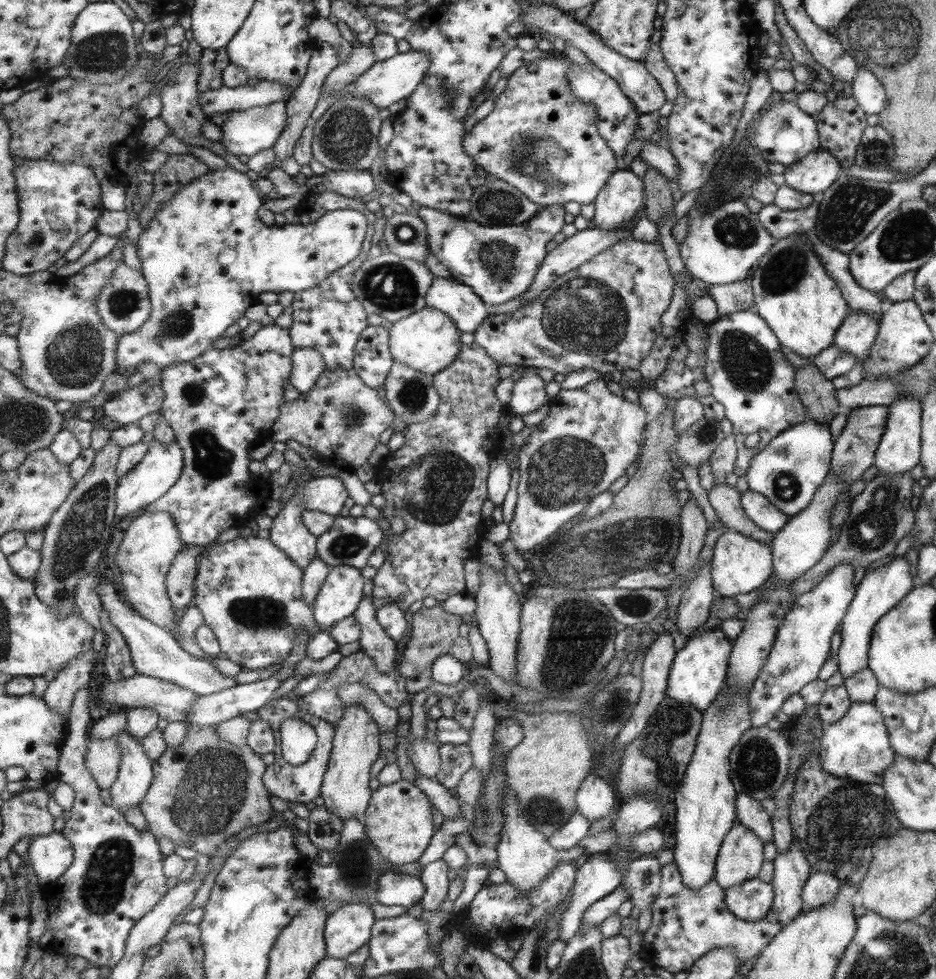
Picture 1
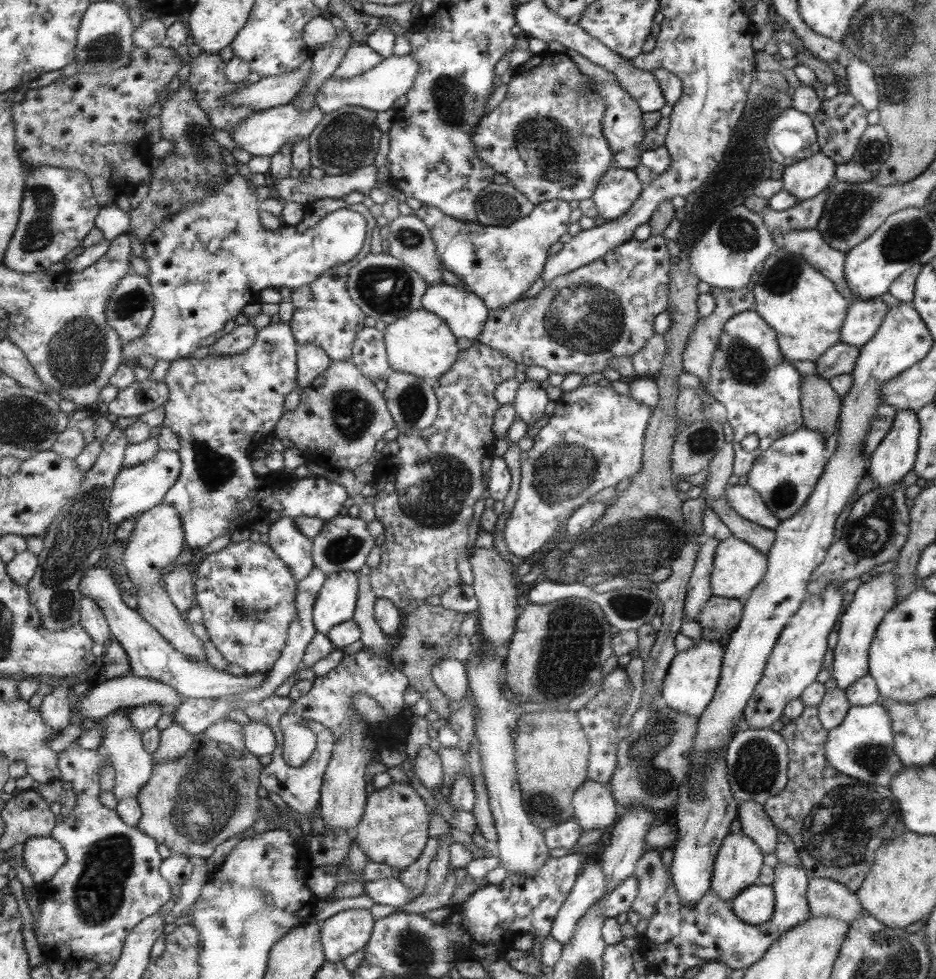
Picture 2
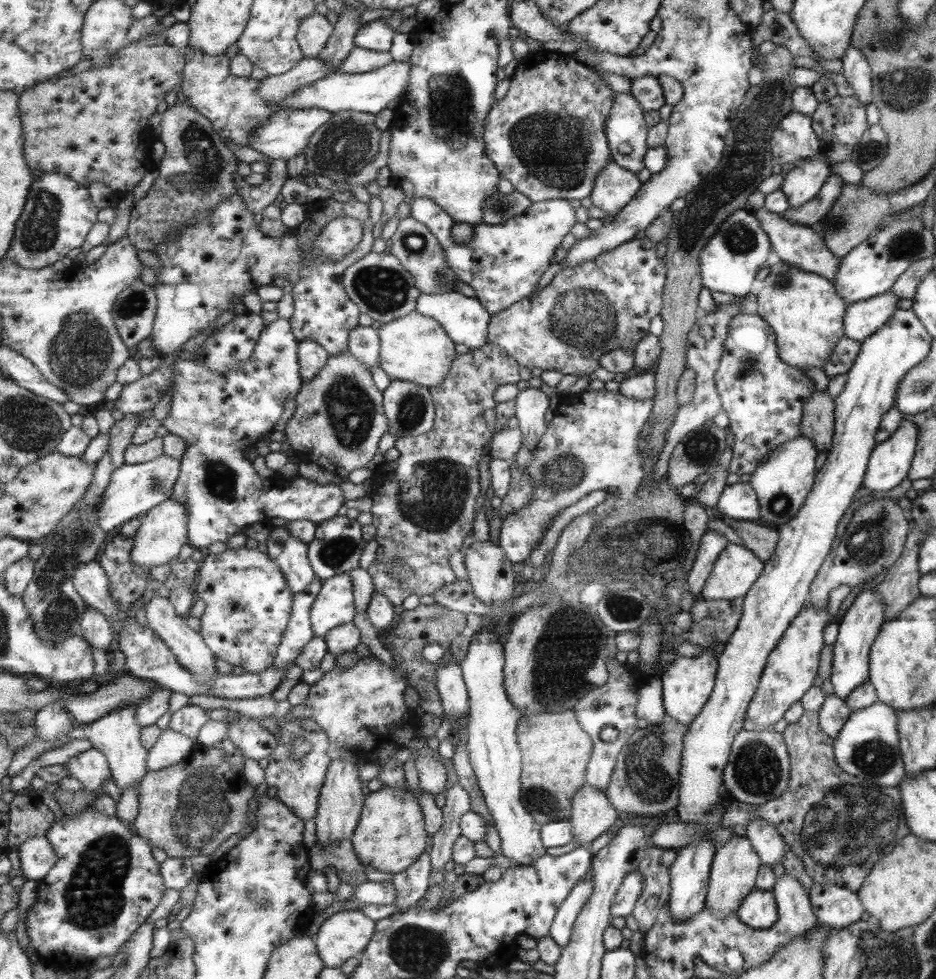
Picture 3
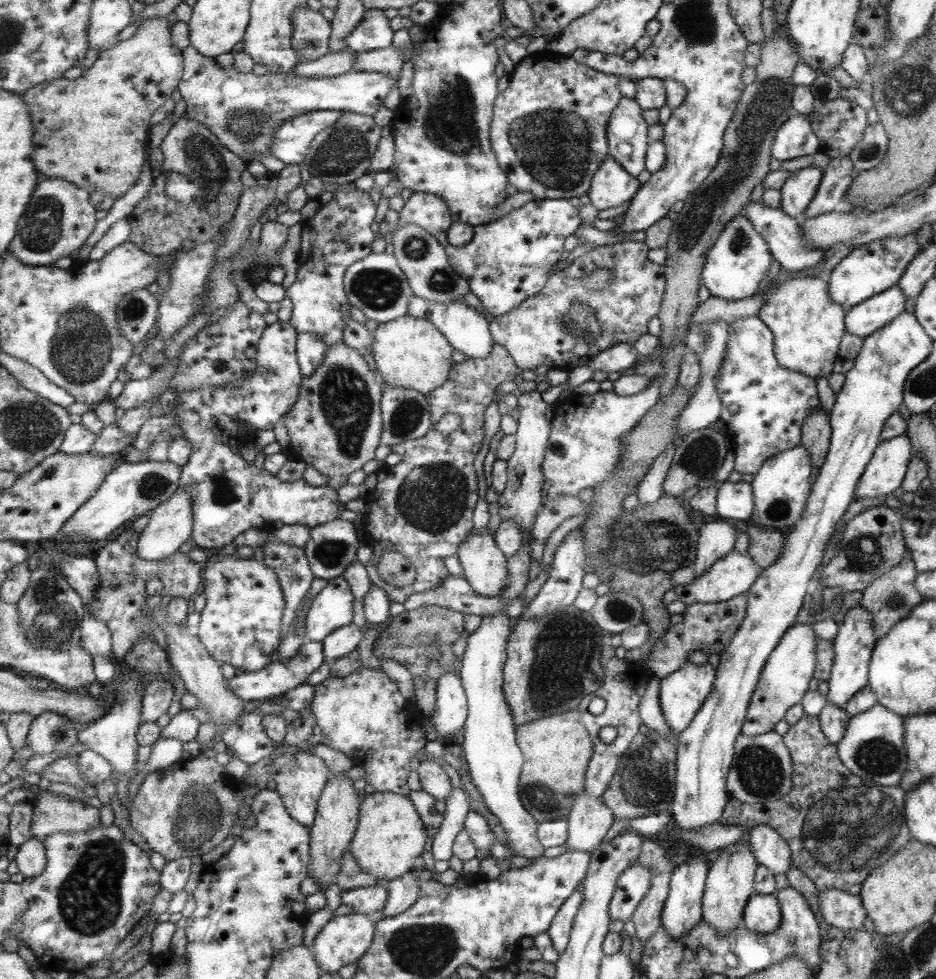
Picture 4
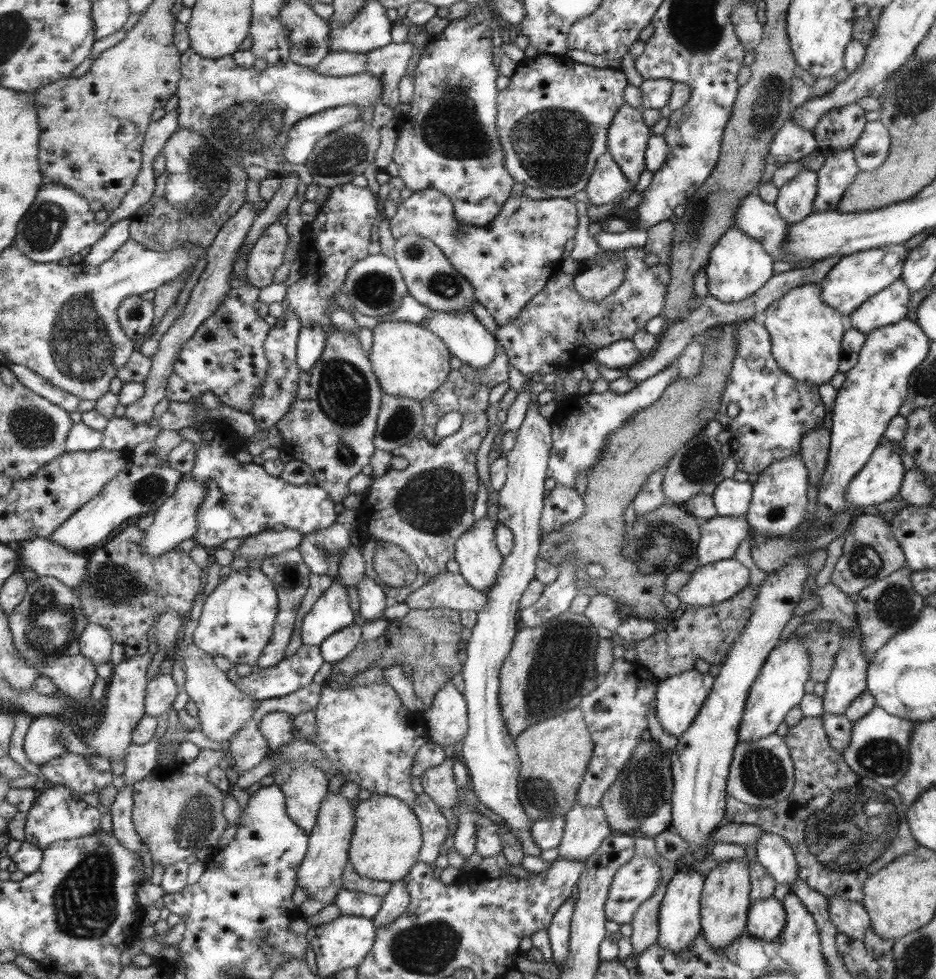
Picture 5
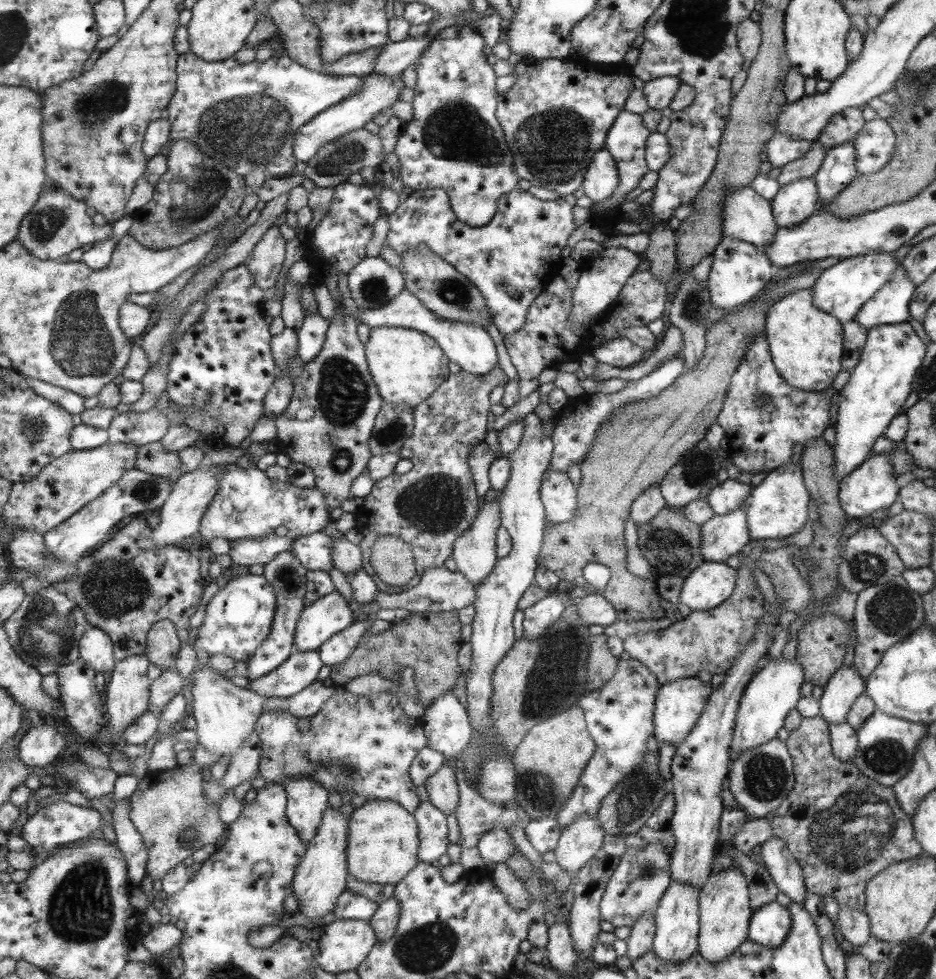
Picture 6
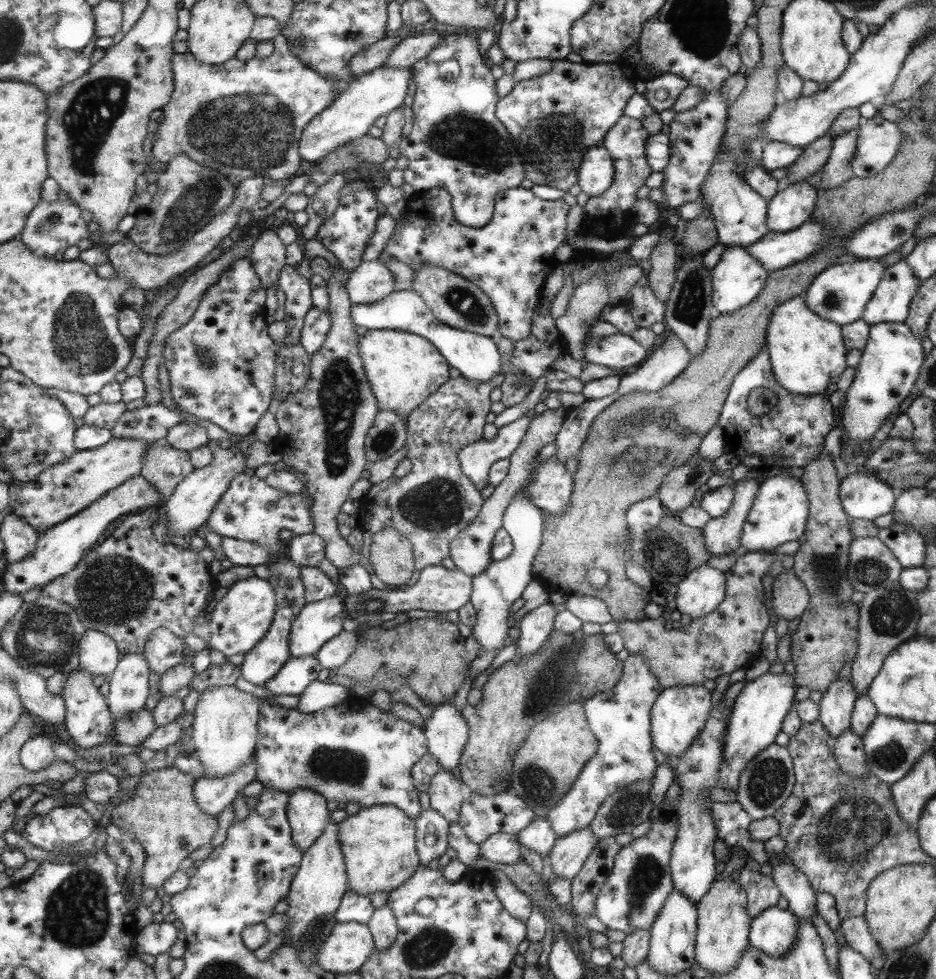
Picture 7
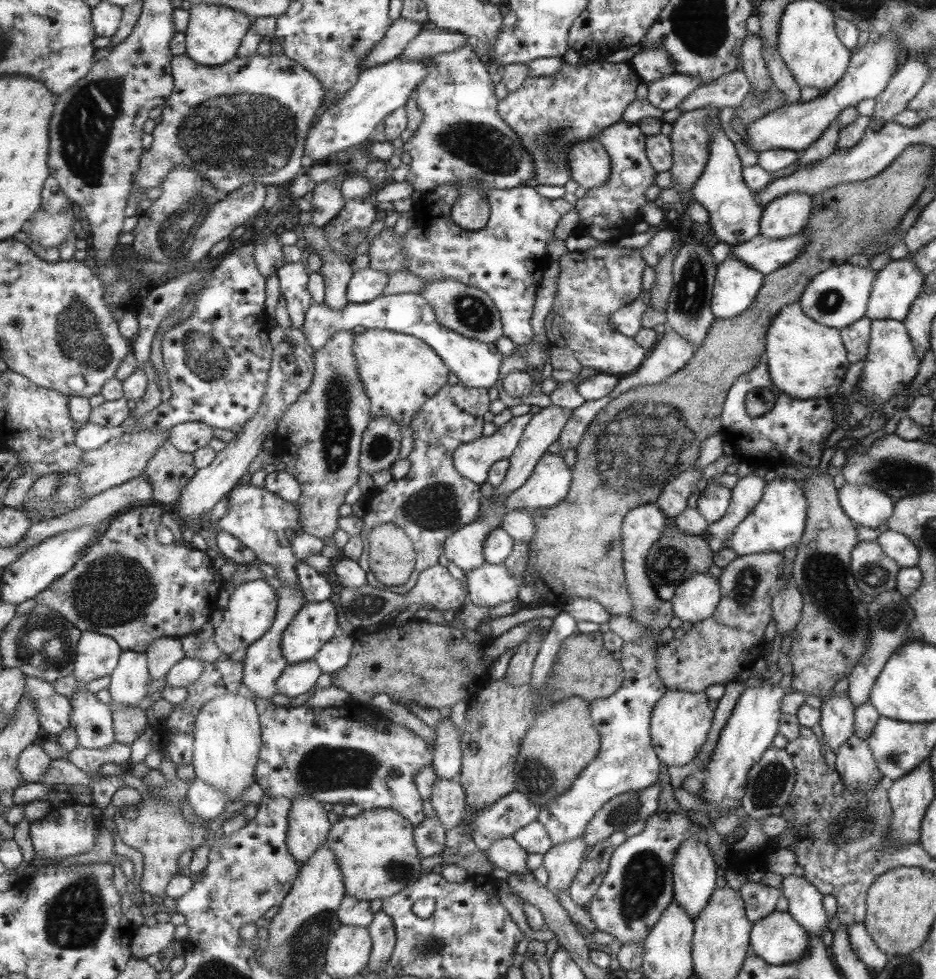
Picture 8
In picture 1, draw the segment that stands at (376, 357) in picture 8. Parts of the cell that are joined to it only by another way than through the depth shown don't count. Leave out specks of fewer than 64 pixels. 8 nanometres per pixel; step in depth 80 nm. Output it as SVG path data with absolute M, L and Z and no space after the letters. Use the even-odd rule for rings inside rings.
M425 307L407 318L392 323L390 351L394 362L402 362L419 372L434 376L456 361L462 349L461 333L453 319L444 312Z

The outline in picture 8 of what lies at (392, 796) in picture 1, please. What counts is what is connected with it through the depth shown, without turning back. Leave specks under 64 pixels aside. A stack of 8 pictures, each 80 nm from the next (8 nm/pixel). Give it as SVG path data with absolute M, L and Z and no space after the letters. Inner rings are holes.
M393 808L363 811L354 817L341 816L332 826L328 843L335 851L336 859L340 863L347 894L353 898L369 902L378 898L385 900L403 892L426 872L421 866L424 856L416 845L415 825L400 811Z

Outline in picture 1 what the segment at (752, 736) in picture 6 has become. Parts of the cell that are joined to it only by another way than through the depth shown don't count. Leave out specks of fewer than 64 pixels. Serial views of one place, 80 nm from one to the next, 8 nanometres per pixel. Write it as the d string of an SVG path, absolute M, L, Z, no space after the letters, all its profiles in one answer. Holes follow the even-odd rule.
M840 564L830 570L817 586L796 597L784 622L778 626L762 672L746 696L753 728L763 727L769 720L773 720L784 700L792 694L798 694L805 685L818 679L819 669L829 652L829 638L835 632L837 624L843 621L849 602L856 592L857 585L853 585L852 578L852 568L848 564Z

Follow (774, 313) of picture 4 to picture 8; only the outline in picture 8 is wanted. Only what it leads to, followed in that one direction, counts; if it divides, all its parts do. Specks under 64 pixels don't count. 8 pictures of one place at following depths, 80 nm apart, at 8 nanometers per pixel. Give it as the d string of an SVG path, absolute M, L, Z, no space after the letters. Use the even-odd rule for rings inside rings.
M799 302L784 306L776 314L764 339L763 361L767 363L768 377L773 386L789 398L828 398L835 394L850 365L840 331L809 318L800 309Z

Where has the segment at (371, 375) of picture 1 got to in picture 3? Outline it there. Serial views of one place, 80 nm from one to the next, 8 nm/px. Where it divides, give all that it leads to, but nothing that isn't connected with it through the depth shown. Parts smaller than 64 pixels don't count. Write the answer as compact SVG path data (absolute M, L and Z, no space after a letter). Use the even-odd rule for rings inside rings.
M356 326L350 330L349 351L367 368L380 366L381 337L378 329L371 326Z

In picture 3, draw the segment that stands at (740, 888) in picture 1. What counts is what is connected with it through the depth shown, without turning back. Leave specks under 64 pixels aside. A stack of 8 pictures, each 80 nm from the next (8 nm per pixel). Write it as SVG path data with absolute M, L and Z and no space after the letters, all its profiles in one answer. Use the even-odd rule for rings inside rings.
M755 888L742 900L736 917L744 926L757 930L770 928L778 920L775 895L771 890Z

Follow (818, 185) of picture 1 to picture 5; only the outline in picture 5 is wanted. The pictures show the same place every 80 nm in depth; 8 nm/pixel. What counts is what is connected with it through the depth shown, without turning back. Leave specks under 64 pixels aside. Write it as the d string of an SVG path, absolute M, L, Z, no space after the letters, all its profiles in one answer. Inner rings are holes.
M803 169L789 182L778 188L774 206L777 214L788 225L803 221L813 212L813 201L816 198L816 174L810 169Z

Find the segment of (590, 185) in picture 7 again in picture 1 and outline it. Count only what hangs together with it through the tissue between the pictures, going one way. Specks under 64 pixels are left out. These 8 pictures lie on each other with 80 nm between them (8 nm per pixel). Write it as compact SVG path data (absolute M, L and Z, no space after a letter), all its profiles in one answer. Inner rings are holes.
M617 169L596 198L594 223L604 231L624 227L635 217L643 205L645 190L642 179L630 169Z

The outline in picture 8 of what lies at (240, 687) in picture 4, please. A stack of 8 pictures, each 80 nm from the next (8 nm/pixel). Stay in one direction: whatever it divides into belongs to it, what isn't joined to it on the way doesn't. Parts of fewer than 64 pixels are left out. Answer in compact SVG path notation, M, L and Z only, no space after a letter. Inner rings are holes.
M312 661L289 664L281 678L277 681L278 693L290 698L297 698L319 684L322 668L319 663Z

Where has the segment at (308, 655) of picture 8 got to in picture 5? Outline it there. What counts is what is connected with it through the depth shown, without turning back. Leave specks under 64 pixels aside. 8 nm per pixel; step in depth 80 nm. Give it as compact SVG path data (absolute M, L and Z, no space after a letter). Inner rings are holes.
M337 581L318 600L316 606L303 619L302 644L321 646L333 634L360 621L359 615L349 606L347 589Z

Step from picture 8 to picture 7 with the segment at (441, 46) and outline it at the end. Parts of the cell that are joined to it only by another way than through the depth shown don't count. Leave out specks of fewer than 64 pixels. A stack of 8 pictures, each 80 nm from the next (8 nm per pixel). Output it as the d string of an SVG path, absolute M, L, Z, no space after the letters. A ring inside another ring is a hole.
M423 29L398 44L383 68L413 68L417 62L429 56L437 46L443 43L443 36L432 30Z

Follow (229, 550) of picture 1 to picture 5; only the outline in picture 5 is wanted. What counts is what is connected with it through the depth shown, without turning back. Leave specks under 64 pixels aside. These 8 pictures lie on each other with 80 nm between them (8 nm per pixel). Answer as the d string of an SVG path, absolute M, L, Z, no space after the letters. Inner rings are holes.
M246 567L231 571L207 596L196 627L194 643L213 657L222 656L234 664L248 664L257 669L262 650L272 640L279 616L280 595L276 586L260 568Z

